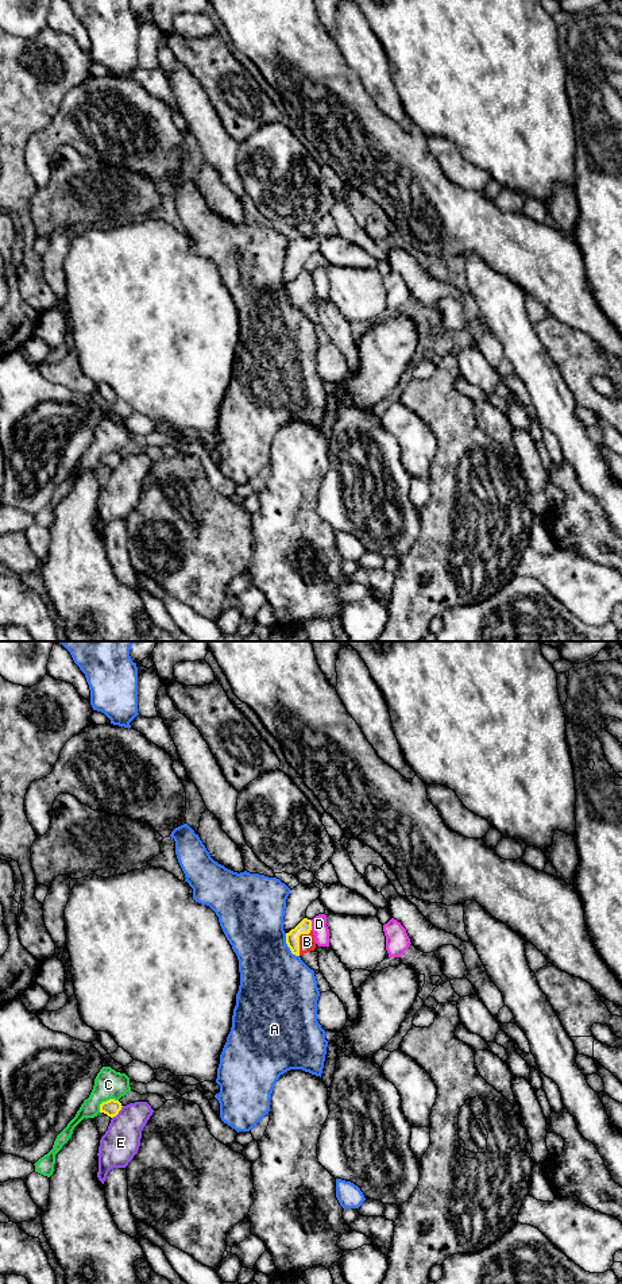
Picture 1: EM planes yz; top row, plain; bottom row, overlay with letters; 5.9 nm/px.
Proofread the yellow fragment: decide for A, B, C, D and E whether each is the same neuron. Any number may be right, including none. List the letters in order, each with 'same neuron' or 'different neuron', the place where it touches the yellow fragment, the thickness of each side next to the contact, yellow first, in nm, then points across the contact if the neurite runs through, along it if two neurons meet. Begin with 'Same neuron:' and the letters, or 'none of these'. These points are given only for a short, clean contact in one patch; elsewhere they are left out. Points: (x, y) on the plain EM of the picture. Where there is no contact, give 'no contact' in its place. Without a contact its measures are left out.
Same neuron: B
A: different neuron; contact yz (288, 297); calibres 80 and 420 nm
B: same neuron; contact yz (298, 292); calibres 80 and 100 nm; way yz (305, 277), (298, 292), (306, 293)
C: different neuron; contact yz (107, 452); calibres 100 and 180 nm; border yz (118, 451), (104, 452), (99, 463)
D: different neuron; contact yz (310, 277); calibres 80 and 100 nm; border yz (309, 272), (312, 281)
E: different neuron; contact yz (118, 465); calibres 100 and 220 nm

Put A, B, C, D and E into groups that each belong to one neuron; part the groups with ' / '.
A / B / C / D / E

